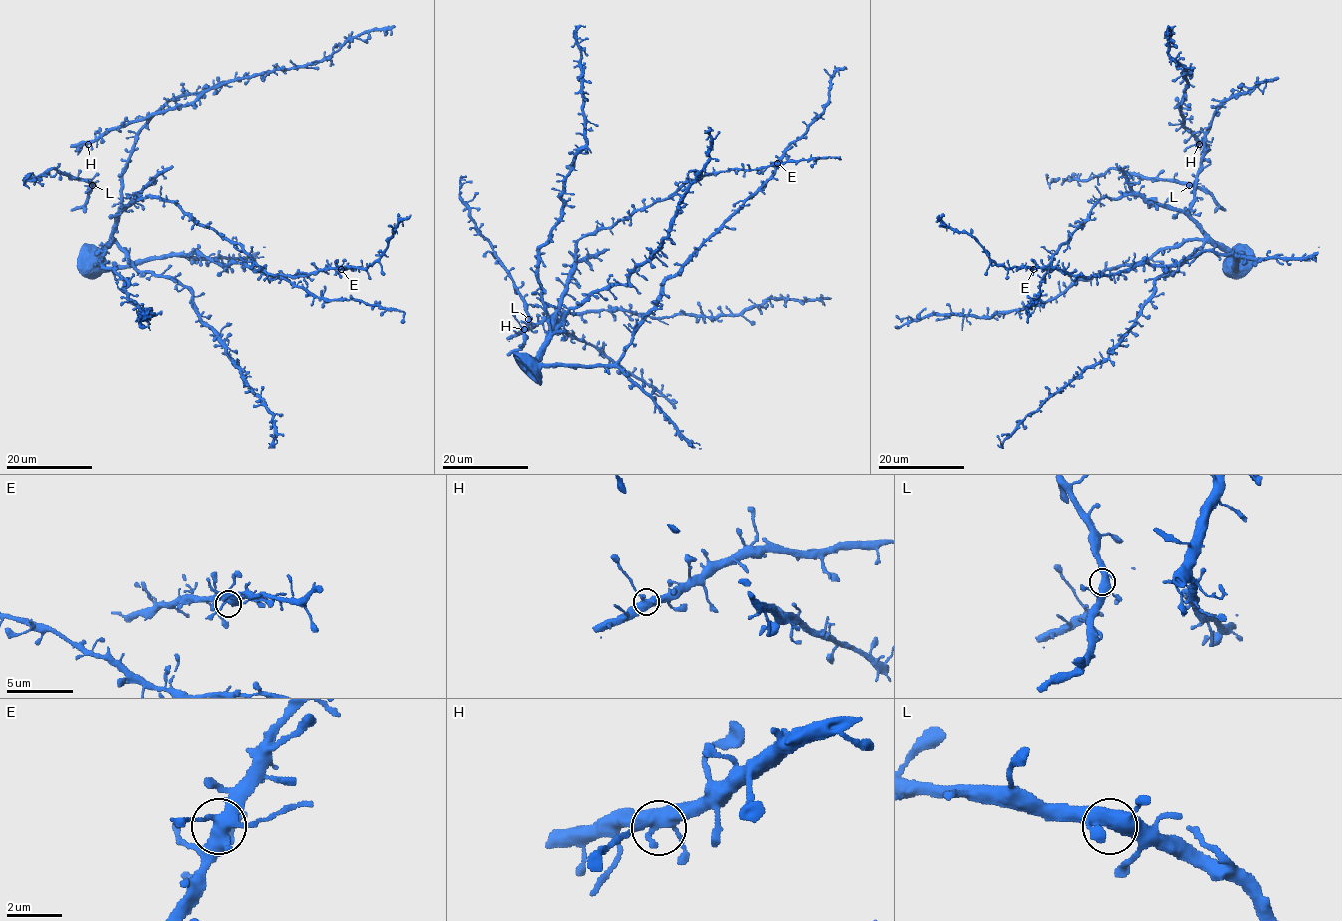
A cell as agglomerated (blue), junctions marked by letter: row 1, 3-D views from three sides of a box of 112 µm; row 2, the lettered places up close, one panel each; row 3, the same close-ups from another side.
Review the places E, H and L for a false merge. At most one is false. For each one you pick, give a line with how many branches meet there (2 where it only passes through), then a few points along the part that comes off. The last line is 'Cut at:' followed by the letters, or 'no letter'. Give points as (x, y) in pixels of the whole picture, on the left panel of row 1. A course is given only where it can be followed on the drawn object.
Cut at: no letter

